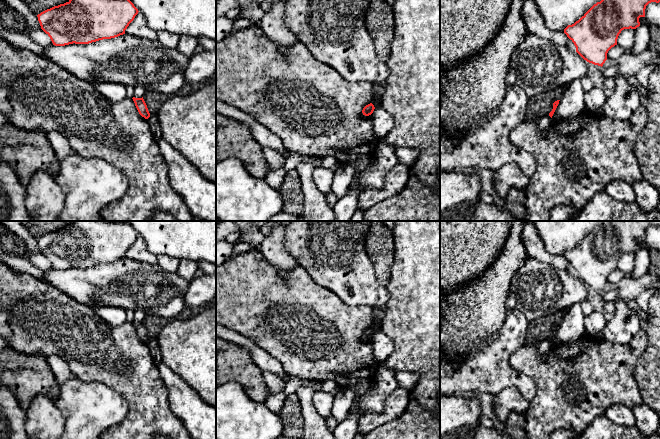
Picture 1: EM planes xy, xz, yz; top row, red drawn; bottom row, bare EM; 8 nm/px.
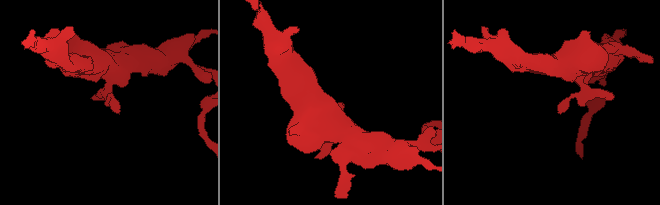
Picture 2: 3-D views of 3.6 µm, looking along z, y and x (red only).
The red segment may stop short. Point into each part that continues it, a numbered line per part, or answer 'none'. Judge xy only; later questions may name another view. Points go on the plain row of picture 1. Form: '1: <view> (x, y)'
none

